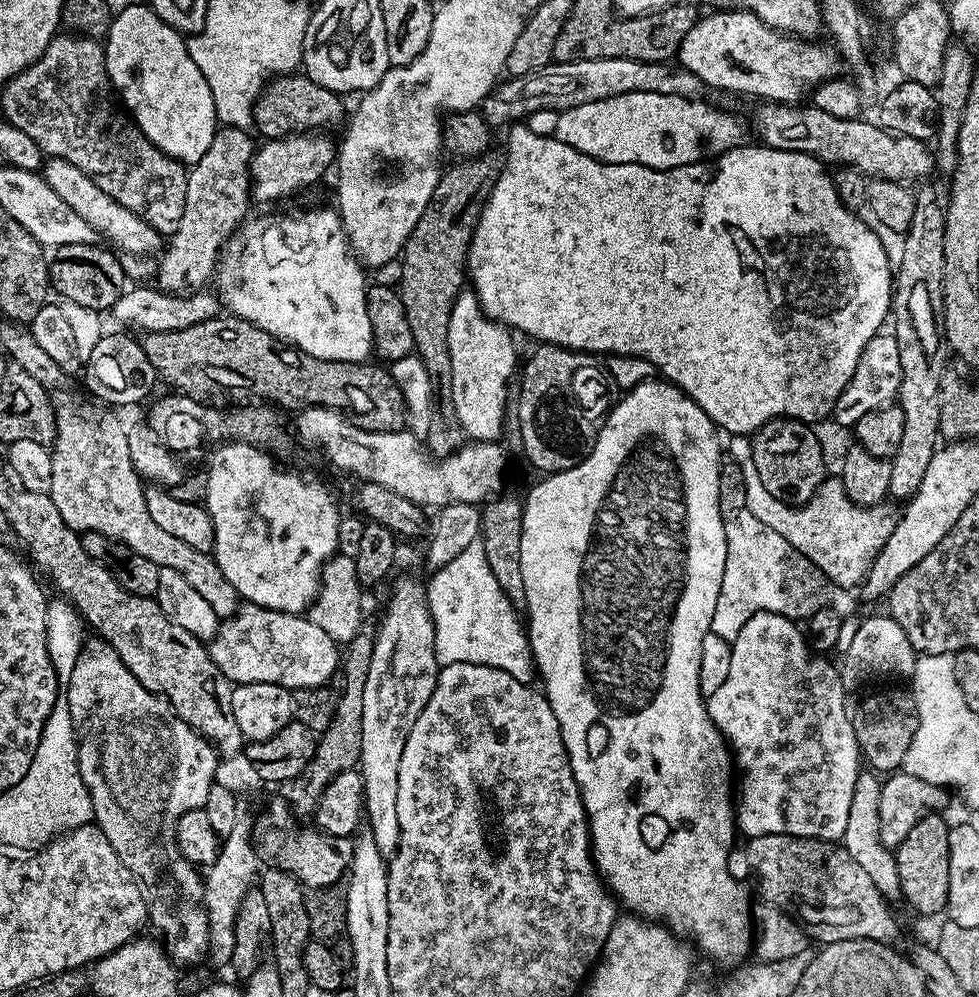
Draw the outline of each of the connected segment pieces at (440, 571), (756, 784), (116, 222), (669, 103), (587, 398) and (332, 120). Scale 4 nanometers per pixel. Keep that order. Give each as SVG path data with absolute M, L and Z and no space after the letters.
M480 543L466 546L458 558L454 558L445 568L437 568L431 573L432 581L427 581L428 609L434 622L434 650L437 665L470 662L482 666L494 666L498 670L506 670L510 678L518 678L518 682L532 684L534 680L534 661L532 647L528 645L528 633L525 625L516 621L517 609L508 601L507 594L498 586L498 578L494 578L490 566L486 563L486 550Z
M760 612L738 631L737 636L730 642L732 653L730 654L730 671L726 674L726 682L714 690L714 694L707 697L708 717L714 722L714 726L724 739L738 765L738 803L735 805L736 825L745 837L765 836L766 834L786 834L787 836L805 836L806 838L818 838L819 840L843 841L846 834L846 821L850 814L850 801L854 798L854 786L858 786L858 778L862 771L862 757L858 738L854 734L852 716L848 704L844 701L846 689L837 665L832 665L828 658L814 654L809 647L807 635L802 631L801 625L795 619L788 619L782 614Z
M52 158L43 165L42 175L44 181L58 194L58 198L62 198L62 202L66 202L76 214L82 214L82 218L86 218L86 222L91 225L95 233L100 235L101 232L106 239L113 240L117 244L115 247L121 253L149 254L148 252L161 251L160 233L154 231L138 214L114 202L114 198L110 198L110 194L103 192L85 172L78 170L78 166L65 160Z
M631 92L622 94L618 98L606 98L598 102L586 102L586 106L574 106L570 110L560 113L558 126L556 127L556 139L566 142L566 146L574 146L582 154L590 154L595 160L601 160L607 164L641 164L651 168L677 168L683 164L696 164L699 160L706 160L714 156L719 156L721 152L729 152L731 148L737 147L744 136L744 128L740 125L740 120L736 116L731 116L728 112L723 112L720 108L715 108L712 104L707 104L707 99L697 98L687 100L681 96L667 96L666 94L650 94L649 92Z
M541 343L537 348L540 349L538 349L537 352L525 362L525 364L523 361L522 371L518 376L518 384L520 380L520 401L517 402L516 408L514 404L514 414L520 420L520 444L522 445L522 449L524 448L525 454L528 455L529 462L532 463L534 467L541 468L541 473L551 474L553 472L564 472L566 469L575 466L575 464L582 463L582 461L592 452L594 442L598 438L598 434L604 425L604 420L608 416L608 413L614 403L614 395L612 396L614 388L608 379L607 371L605 371L601 365L599 368L598 365L591 364L591 362L588 361L591 359L589 359L585 353L574 352L570 348L559 348L556 344Z
M280 74L265 87L256 101L254 124L257 129L260 127L261 137L264 138L283 138L289 134L324 130L327 124L336 124L340 119L345 119L344 104L340 100L343 99L337 93L318 86L309 76Z

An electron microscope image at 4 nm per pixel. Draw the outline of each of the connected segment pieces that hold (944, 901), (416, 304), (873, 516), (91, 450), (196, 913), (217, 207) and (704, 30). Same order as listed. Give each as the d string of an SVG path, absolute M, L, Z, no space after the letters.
M929 814L923 816L906 834L906 842L902 842L894 849L898 878L900 879L900 896L916 912L924 916L936 916L948 907L948 891L950 890L950 838L948 837L949 821L943 820L943 815Z
M492 146L479 156L457 161L450 169L447 167L441 173L430 204L426 206L422 217L418 218L400 256L400 301L406 310L406 322L410 322L412 347L422 366L426 366L426 374L430 374L430 386L435 397L434 411L426 433L426 447L437 458L458 451L466 440L452 405L448 341L450 310L462 291L460 283L465 283L466 280L468 244L479 219L478 209L492 192L506 160L507 151L503 147Z
M750 454L737 455L735 457L738 466L742 466L742 475L746 478L746 502L747 509L759 521L766 523L777 534L782 534L794 549L800 551L830 578L838 586L849 590L855 589L861 583L864 576L871 568L876 555L882 550L883 544L890 538L891 532L896 526L897 517L888 513L886 507L860 507L846 495L843 482L840 478L826 478L820 484L820 491L803 506L793 506L774 498L766 486L762 486L762 478L758 478L758 470L754 466L754 458Z
M56 404L56 439L50 448L52 473L48 491L56 507L56 515L76 532L106 534L106 538L114 538L130 546L130 550L142 554L142 558L150 558L150 562L157 564L160 569L178 570L178 574L182 574L182 578L186 578L186 582L190 582L190 586L194 586L194 590L198 590L198 594L202 594L202 598L206 598L206 602L214 606L216 616L235 616L238 607L236 591L216 565L215 559L209 553L194 550L194 546L186 546L186 542L174 538L174 534L166 534L166 530L162 530L162 526L158 526L154 518L150 518L150 510L146 510L144 497L145 485L130 462L129 439L129 433L124 433L116 416L87 416L82 409L75 408L72 404Z
M99 638L81 647L68 676L66 707L76 735L76 761L82 782L92 799L92 814L96 827L106 834L122 864L143 885L148 905L148 920L164 935L163 947L169 957L184 966L205 955L209 949L208 912L204 909L204 881L197 865L191 864L182 854L176 841L176 823L182 814L203 808L206 794L217 779L218 753L212 741L194 731L168 705L168 701L155 692L146 690L134 674L118 658L110 645Z
M221 127L214 142L210 142L210 150L188 168L186 210L182 210L182 222L170 238L172 245L159 257L156 284L161 291L198 290L207 285L211 276L213 279L222 249L246 220L244 215L248 212L252 191L252 134L248 130Z
M712 10L709 13L709 16L701 15L690 34L680 40L678 53L679 67L690 70L709 89L761 96L759 99L764 102L794 104L837 75L835 47L823 48L820 42L785 36L766 26L752 12Z

